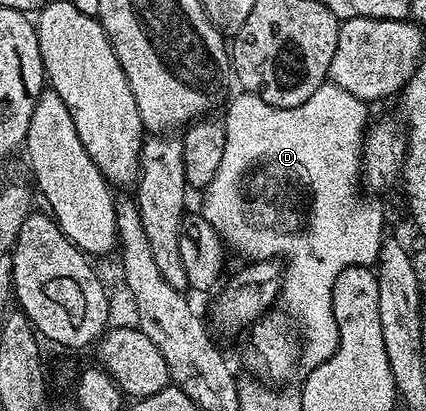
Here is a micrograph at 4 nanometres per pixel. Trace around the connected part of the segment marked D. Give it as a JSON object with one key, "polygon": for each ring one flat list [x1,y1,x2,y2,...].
{"polygon":[[329,83,320,86,300,107,291,109,272,107,245,91,239,94,231,99,230,106,229,101,225,106,224,159,220,171,216,171,216,179,201,194,200,212,233,252,235,249,243,253,251,262,277,258,282,263,280,301,286,304,285,312,296,319,301,368,313,371,332,359,338,350,338,328,332,311,332,287,336,279,348,267,373,266,382,250,386,213,378,199,358,194,368,105]]}

